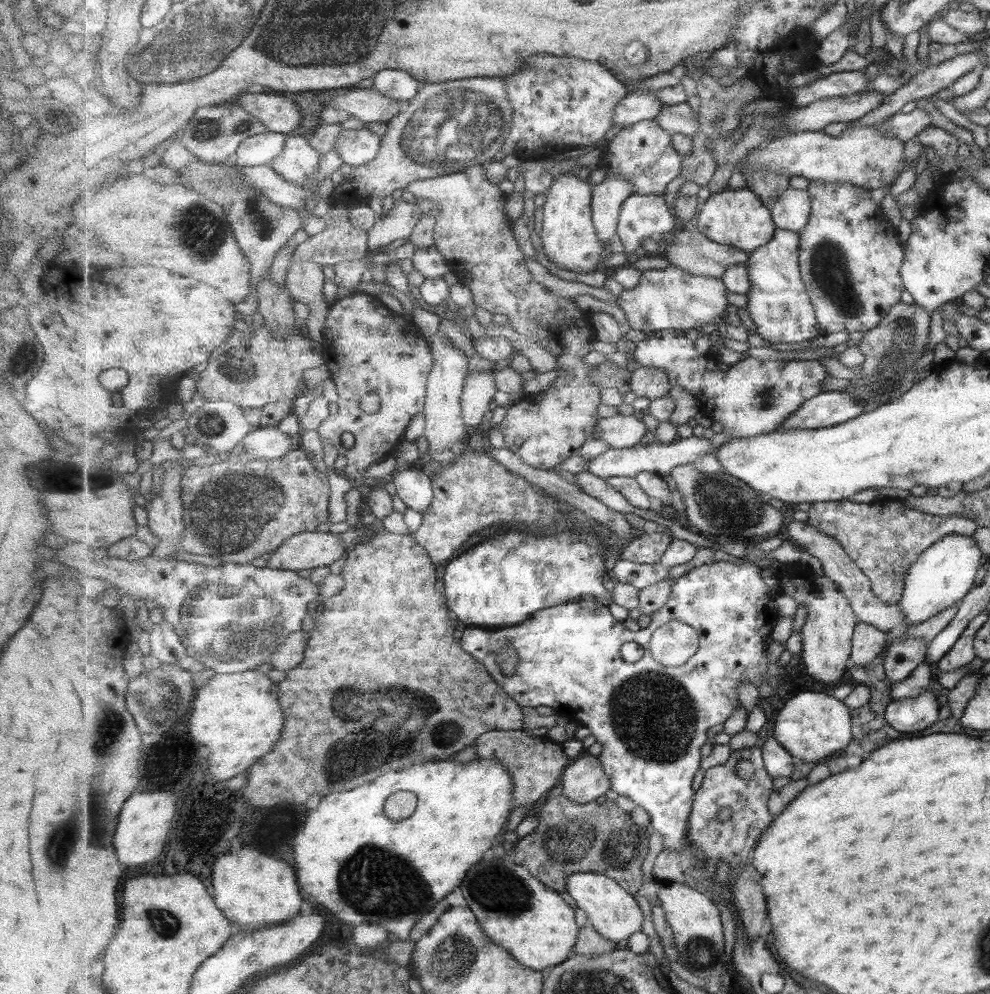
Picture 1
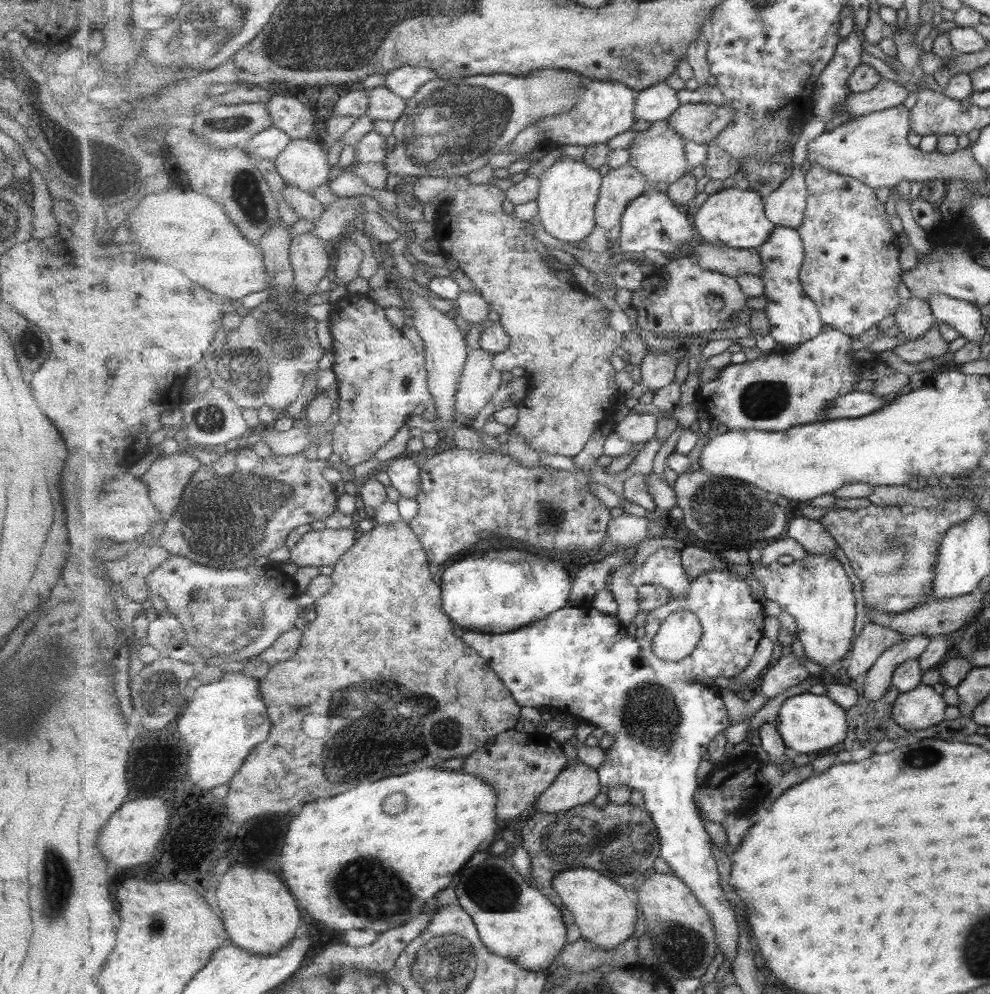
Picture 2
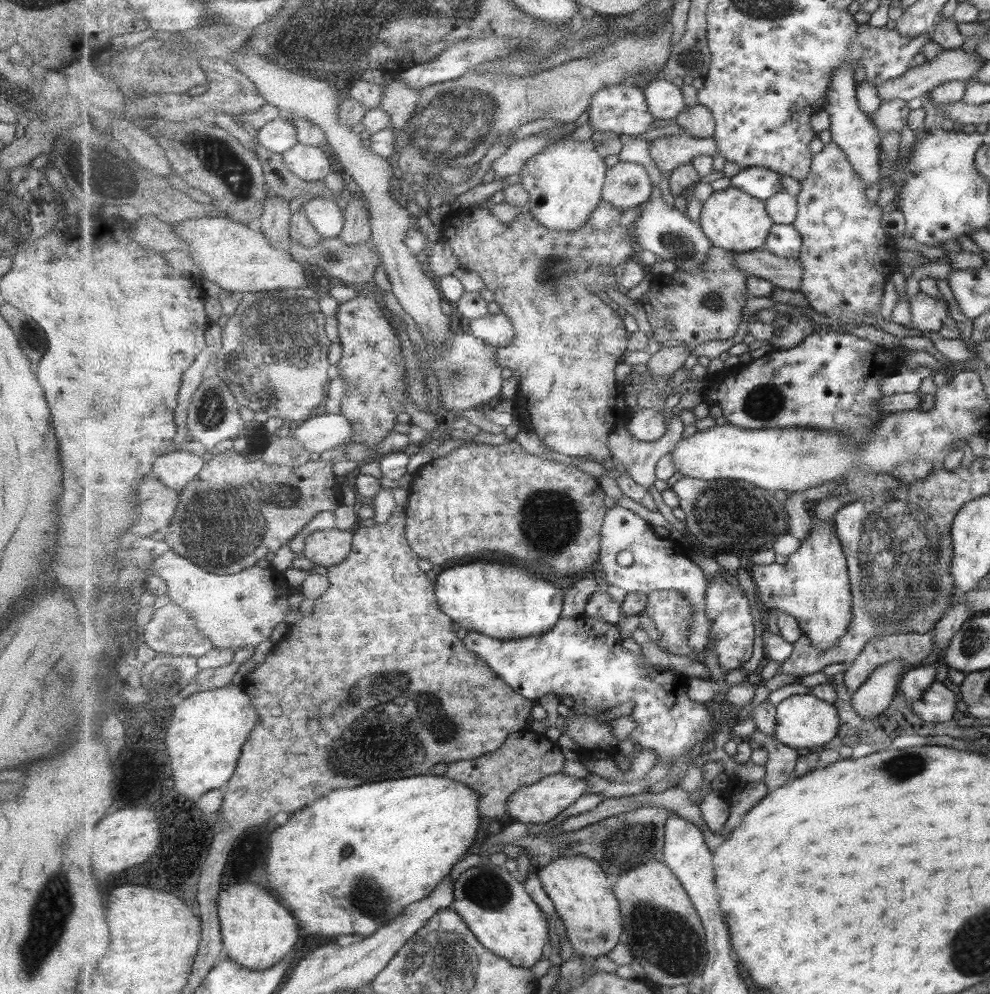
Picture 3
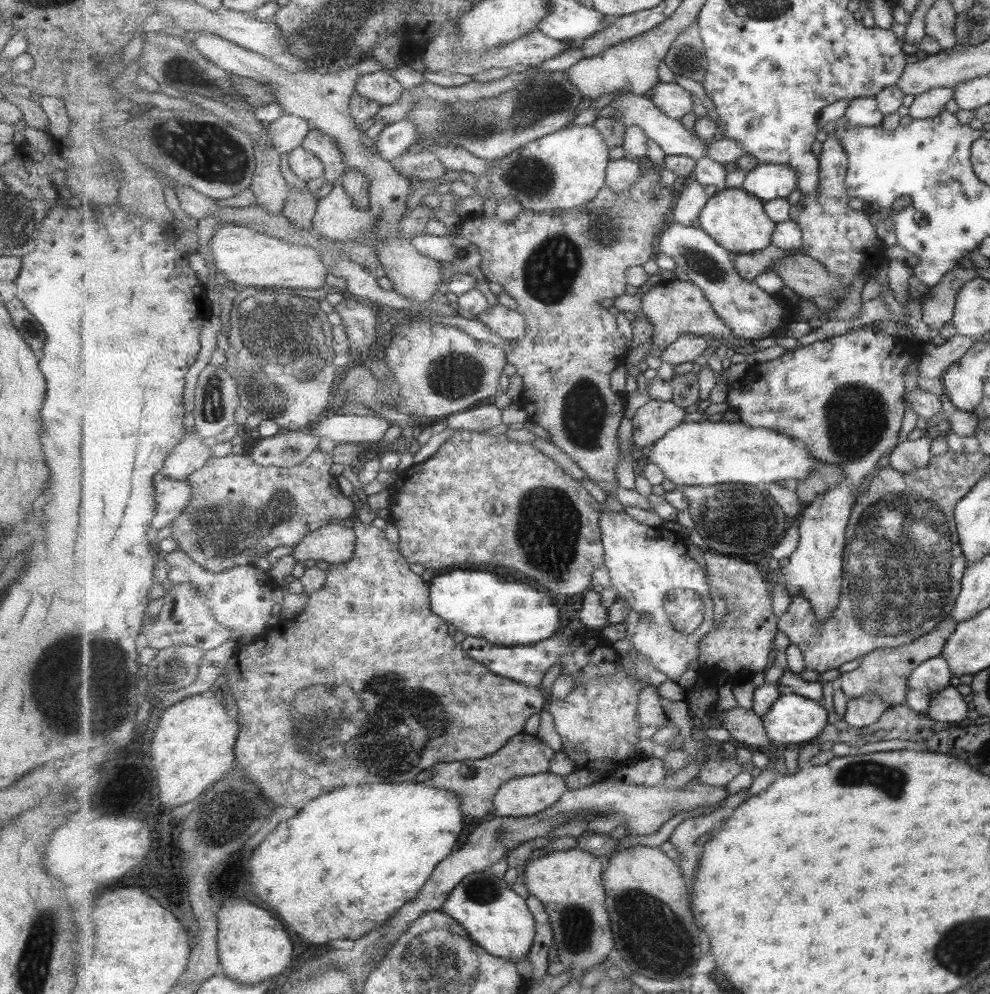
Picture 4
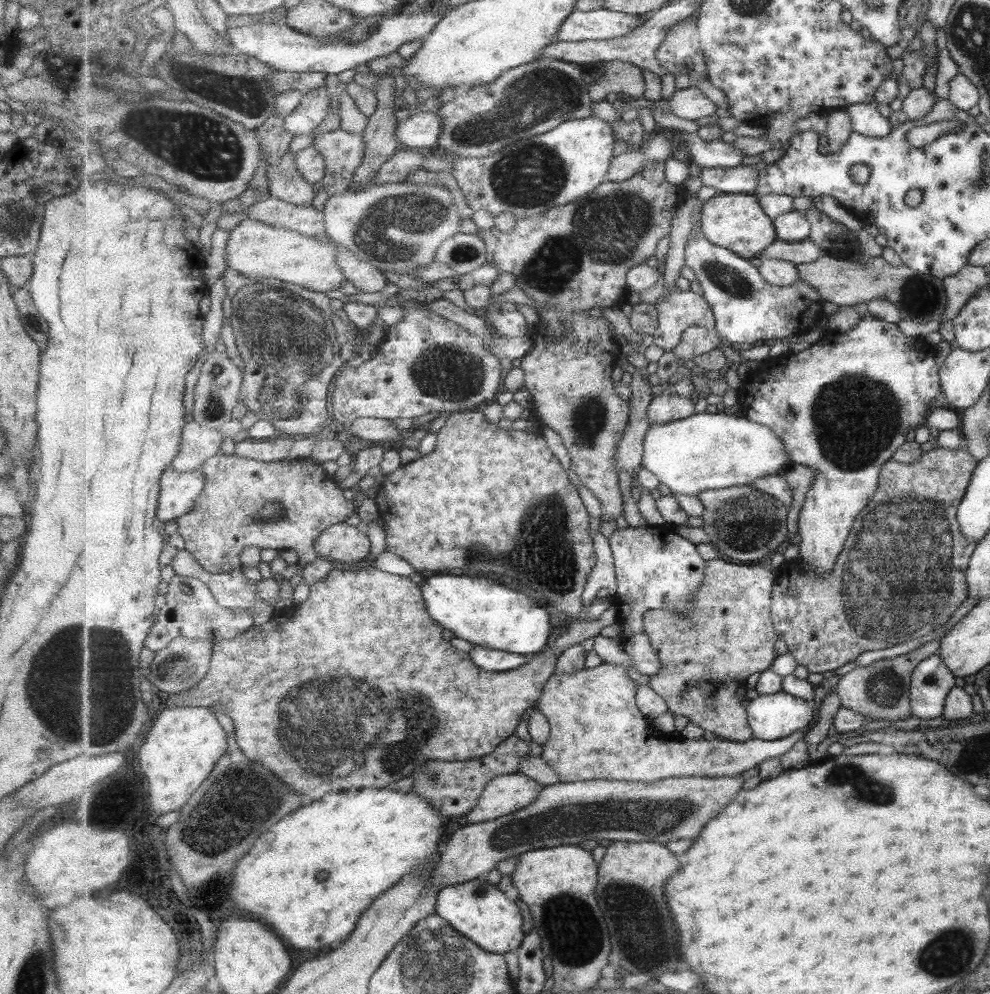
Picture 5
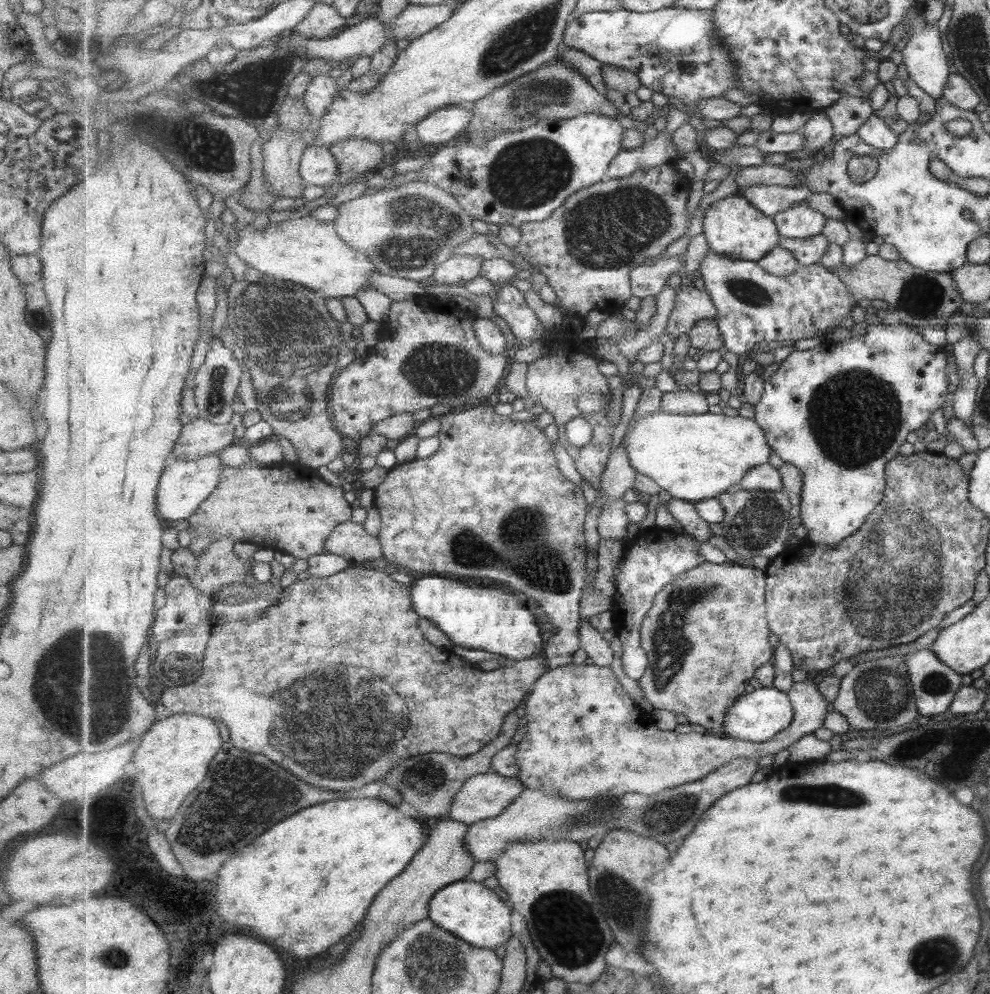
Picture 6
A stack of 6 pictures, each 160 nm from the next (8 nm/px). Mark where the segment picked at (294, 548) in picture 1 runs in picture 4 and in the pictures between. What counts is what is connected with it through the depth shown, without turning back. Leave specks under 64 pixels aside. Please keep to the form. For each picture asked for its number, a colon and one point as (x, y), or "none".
2: (324, 548)
3: (327, 548)
4: (335, 544)

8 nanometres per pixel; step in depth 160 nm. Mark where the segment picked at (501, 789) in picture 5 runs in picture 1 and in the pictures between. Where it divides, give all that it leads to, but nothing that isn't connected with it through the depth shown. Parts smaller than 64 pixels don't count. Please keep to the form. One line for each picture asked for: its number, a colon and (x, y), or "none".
1: (584, 780)
2: (579, 784)
3: (540, 803)
4: (525, 796)

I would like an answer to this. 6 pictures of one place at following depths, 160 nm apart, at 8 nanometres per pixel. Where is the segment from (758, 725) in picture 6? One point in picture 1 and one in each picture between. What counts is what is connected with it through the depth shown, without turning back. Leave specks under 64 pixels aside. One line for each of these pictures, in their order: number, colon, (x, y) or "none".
1: (812, 725)
2: (808, 722)
3: (803, 720)
4: (794, 718)
5: (777, 716)

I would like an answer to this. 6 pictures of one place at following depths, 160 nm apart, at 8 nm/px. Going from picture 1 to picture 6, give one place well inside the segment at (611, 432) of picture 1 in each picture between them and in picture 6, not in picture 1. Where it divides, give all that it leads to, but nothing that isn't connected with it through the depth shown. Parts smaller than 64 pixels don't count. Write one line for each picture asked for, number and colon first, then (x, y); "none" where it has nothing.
2: (636, 428)
3: (647, 425)
4: (653, 421)
5: (666, 407)
6: (685, 401)

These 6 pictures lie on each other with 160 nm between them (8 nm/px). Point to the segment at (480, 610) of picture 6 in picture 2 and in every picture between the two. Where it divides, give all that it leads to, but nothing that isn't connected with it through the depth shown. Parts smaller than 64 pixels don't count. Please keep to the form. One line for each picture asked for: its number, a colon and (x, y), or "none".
2: (534, 586)
3: (512, 603)
4: (509, 614)
5: (478, 610)

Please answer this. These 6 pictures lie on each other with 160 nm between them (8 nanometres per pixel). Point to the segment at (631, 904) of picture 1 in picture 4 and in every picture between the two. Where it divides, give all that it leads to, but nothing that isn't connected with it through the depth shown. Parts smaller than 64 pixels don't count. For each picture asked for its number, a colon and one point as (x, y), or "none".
2: (607, 916)
3: (584, 895)
4: (570, 883)

